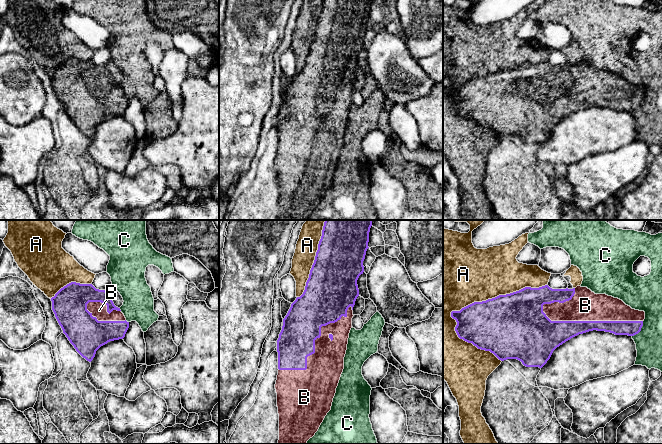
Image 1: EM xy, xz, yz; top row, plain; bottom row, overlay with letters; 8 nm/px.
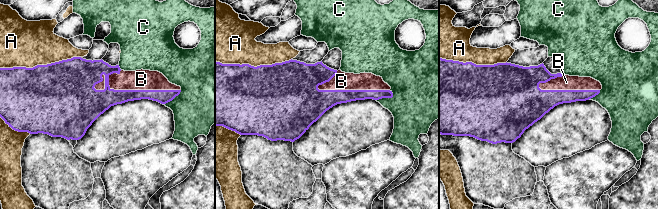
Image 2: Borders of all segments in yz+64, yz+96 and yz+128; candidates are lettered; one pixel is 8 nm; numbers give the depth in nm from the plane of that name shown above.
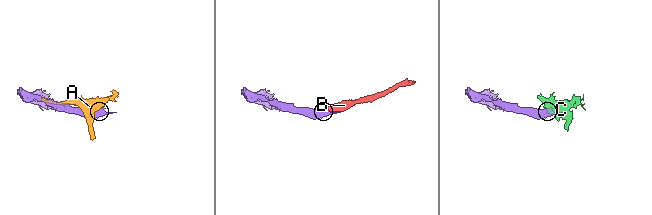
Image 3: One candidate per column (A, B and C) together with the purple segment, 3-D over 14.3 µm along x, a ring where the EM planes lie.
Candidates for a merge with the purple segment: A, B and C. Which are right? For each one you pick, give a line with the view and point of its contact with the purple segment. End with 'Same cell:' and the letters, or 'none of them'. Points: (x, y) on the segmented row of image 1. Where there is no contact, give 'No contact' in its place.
B: Touches purple at yz (589, 321)
Same cell: B

